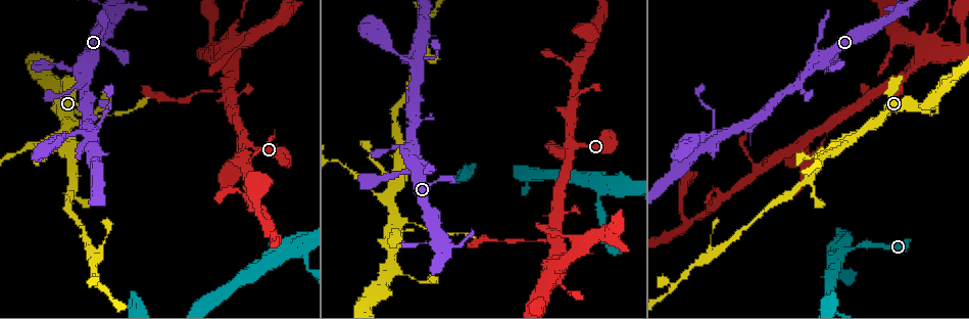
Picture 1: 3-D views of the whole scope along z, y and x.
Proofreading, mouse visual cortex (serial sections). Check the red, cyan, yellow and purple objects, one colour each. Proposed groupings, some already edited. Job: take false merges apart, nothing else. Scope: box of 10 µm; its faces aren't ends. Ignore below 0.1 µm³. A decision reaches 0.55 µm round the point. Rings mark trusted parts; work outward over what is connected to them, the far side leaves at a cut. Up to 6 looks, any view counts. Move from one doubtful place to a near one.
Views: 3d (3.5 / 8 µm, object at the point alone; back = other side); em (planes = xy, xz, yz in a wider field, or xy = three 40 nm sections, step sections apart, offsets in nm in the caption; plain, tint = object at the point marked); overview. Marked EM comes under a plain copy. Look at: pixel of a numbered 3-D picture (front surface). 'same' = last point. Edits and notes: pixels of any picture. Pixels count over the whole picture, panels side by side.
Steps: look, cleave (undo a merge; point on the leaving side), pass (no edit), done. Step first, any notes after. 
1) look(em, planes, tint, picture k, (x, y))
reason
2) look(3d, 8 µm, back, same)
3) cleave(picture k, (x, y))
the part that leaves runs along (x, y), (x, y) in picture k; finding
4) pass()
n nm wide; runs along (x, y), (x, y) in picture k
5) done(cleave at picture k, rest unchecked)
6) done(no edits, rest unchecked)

look(3d, 3.5 µm, picture 1, (300, 253))
thick turns thin

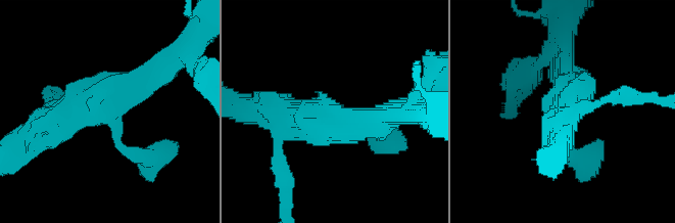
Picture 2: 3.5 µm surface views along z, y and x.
look(em, xy, step 5, tint, picture 2, (331, 109))

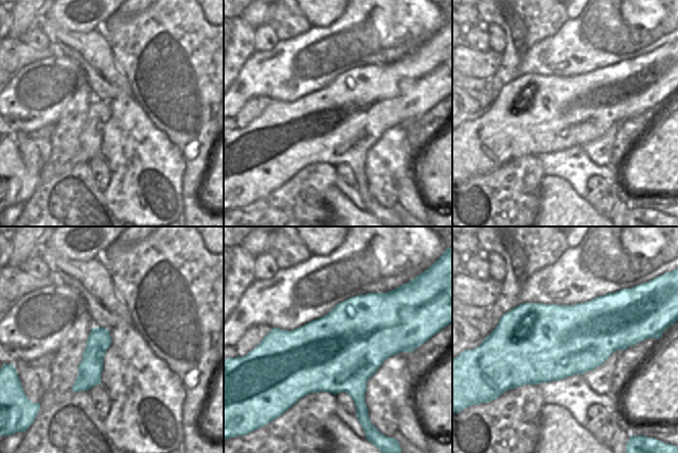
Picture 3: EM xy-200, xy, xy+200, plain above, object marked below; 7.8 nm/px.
look(em, xy, step 1, tint, same)
another direction

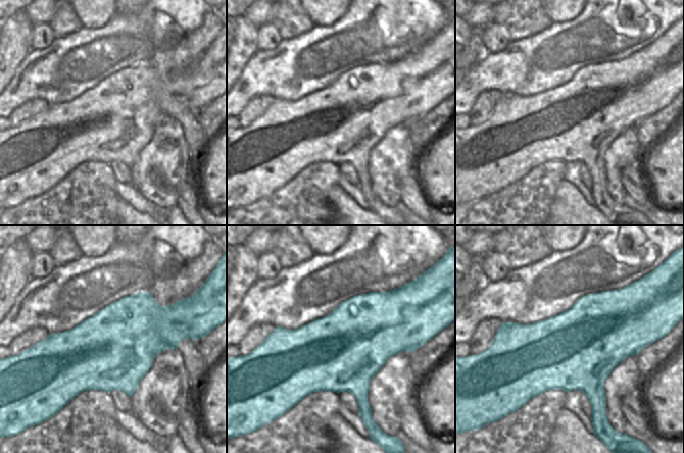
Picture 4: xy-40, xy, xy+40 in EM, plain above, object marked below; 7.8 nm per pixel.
pass()
runs along (49, 104), (96, 107), (117, 142), (143, 158) in picture 2; one cell here

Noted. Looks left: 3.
look(3d, 8 µm, back, picture 1, (240, 129))
thin neck

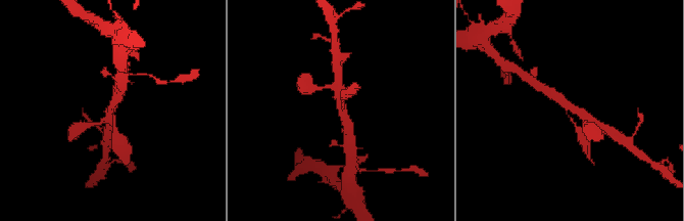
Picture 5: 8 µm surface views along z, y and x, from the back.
look(em, xy, step 5, tint, same)
shape alone is not enough

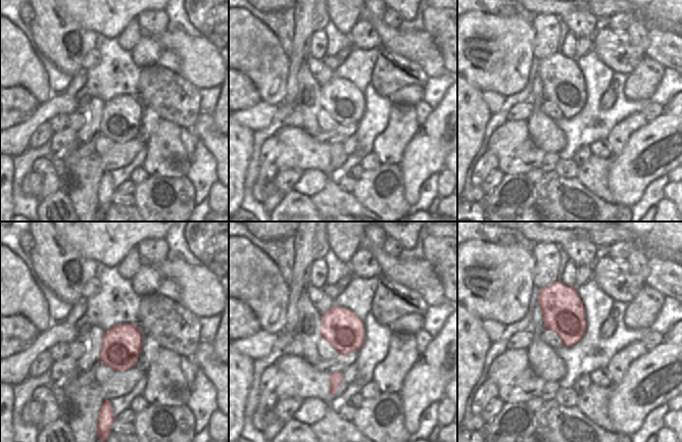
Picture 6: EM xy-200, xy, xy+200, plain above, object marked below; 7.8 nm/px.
pass()
one cell here

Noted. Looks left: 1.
done(no edits, rest unchecked)

